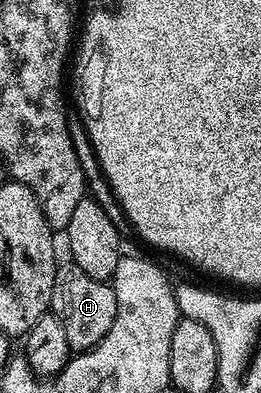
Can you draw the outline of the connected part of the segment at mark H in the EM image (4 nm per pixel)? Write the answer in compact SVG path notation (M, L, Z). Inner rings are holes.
M71 262L61 263L54 274L54 290L52 291L52 307L50 311L62 322L62 331L66 334L66 342L73 354L88 352L114 326L114 318L118 310L118 298L114 294L111 283L106 280L90 278Z

